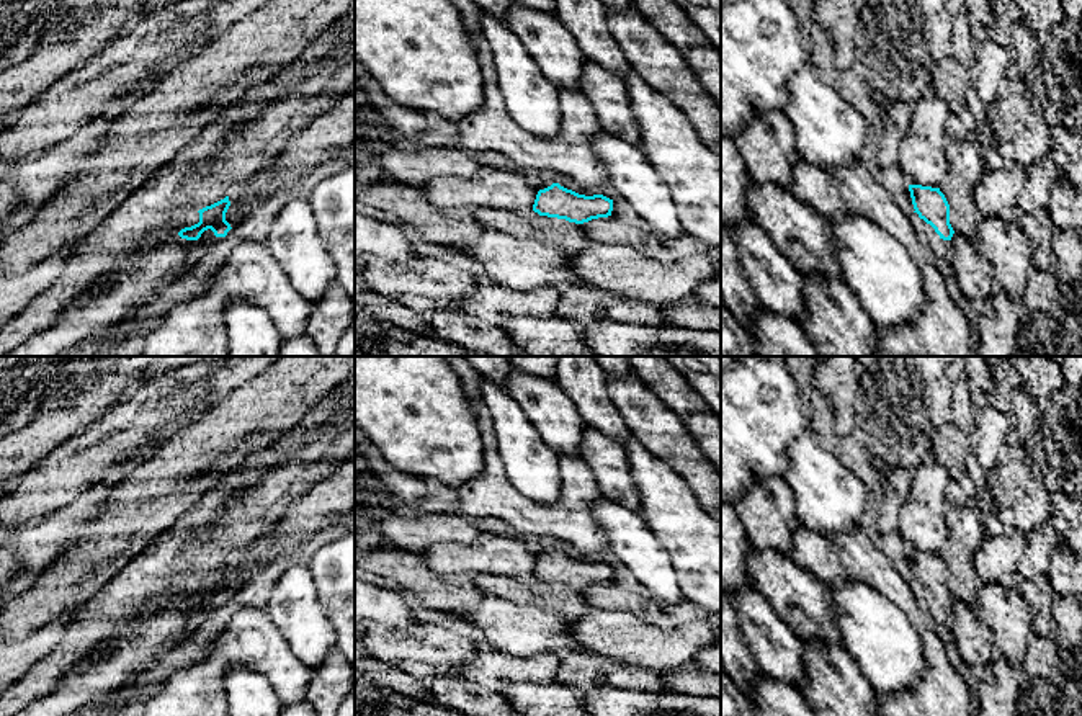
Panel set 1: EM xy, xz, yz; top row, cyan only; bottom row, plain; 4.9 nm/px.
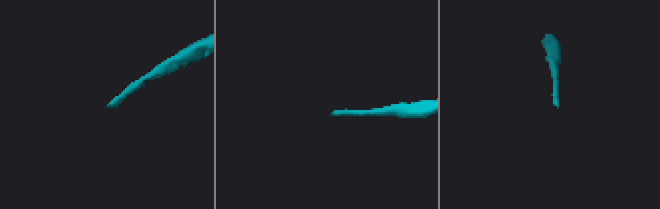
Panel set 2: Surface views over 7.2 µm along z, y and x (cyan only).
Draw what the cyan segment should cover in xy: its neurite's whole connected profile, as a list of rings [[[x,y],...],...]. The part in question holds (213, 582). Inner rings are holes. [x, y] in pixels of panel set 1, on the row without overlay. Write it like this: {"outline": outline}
{"outline": [[[229,562],[199,575],[199,588],[185,593],[177,603],[155,608],[152,603],[127,623],[127,634],[106,651],[78,662],[59,682],[59,687],[15,716],[70,716],[88,705],[105,700],[123,685],[132,682],[163,652],[183,641],[193,621],[201,621],[204,611],[198,608],[208,595],[216,603],[226,603],[232,595],[226,587]]]}

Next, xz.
{"outline": [[[534,539],[528,541],[528,549],[538,557],[533,577],[539,582],[566,585],[575,590],[611,582],[613,566],[603,561],[579,561],[559,549],[546,549]]]}

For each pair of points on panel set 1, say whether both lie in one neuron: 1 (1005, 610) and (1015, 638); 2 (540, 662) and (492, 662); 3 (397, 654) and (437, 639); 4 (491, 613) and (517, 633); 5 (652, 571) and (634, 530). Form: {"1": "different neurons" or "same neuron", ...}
{"1": "same neuron", "2": "same neuron", "3": "same neuron", "4": "same neuron", "5": "same neuron"}

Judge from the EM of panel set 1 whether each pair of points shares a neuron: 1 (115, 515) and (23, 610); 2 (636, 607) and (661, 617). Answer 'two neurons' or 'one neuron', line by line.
1: one neuron
2: one neuron

